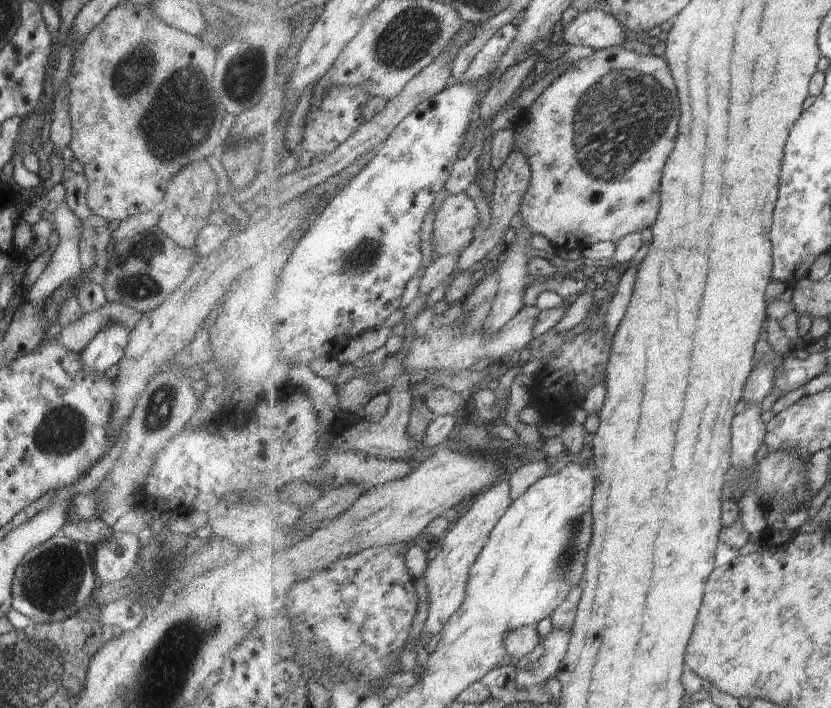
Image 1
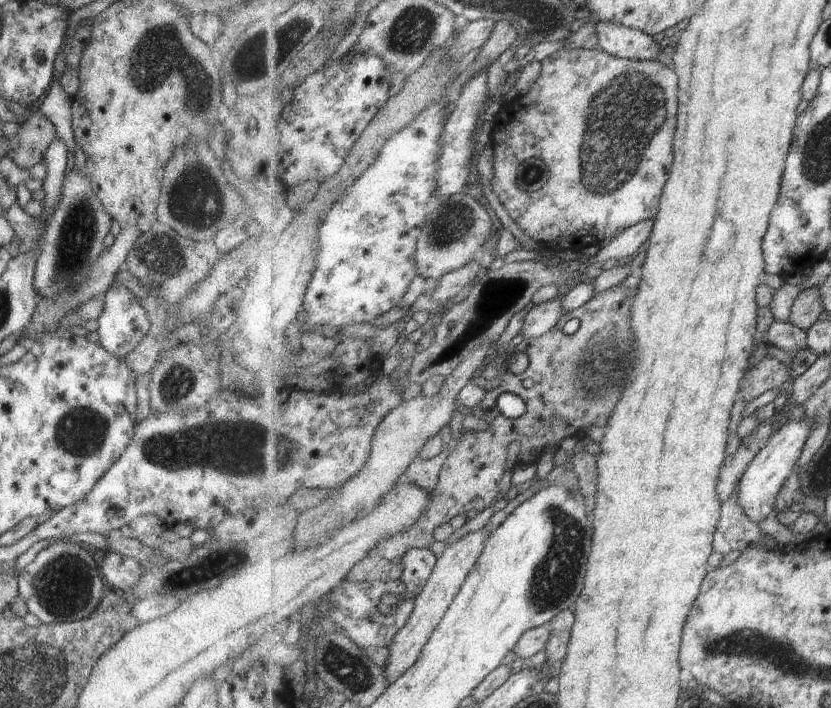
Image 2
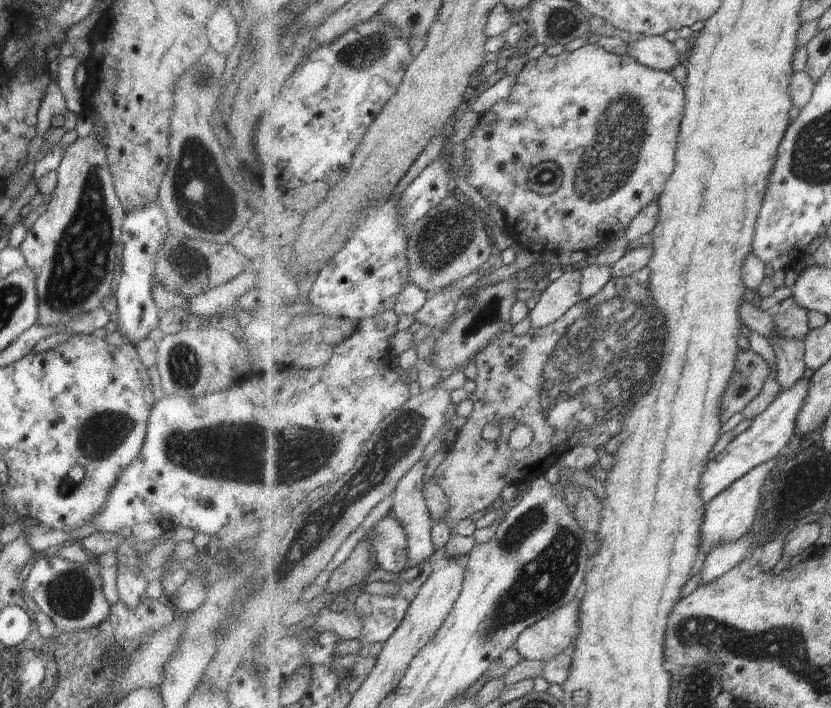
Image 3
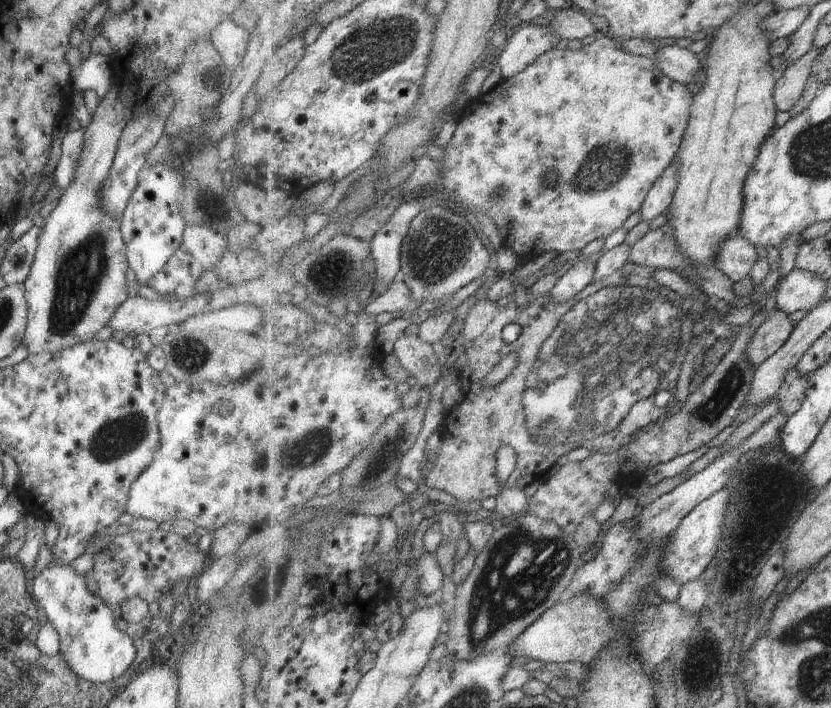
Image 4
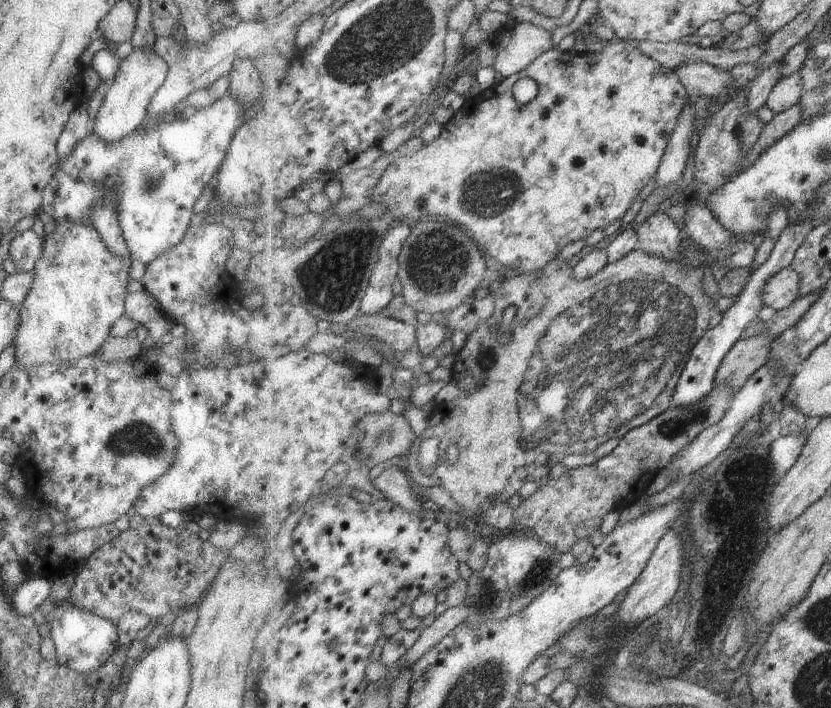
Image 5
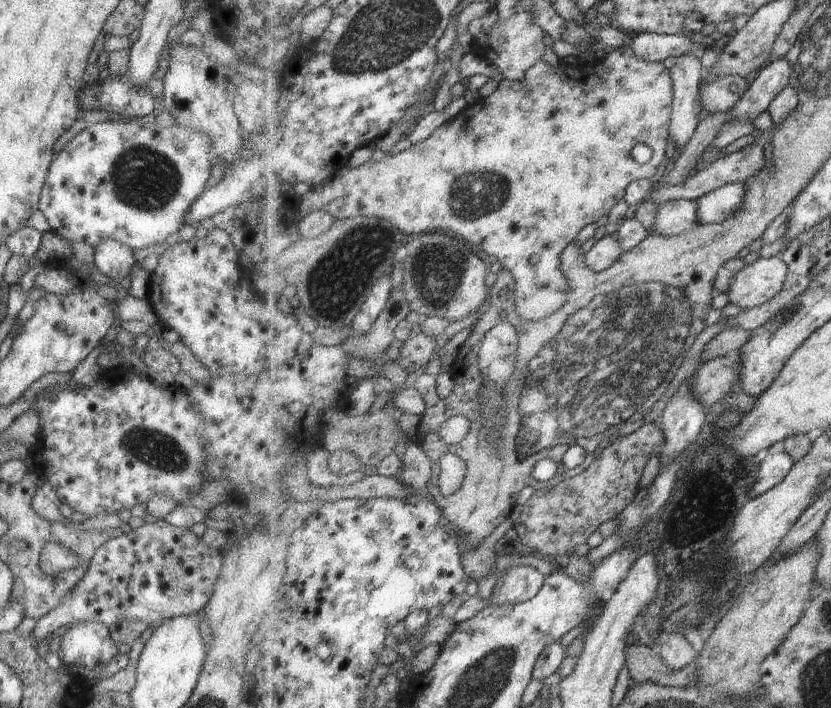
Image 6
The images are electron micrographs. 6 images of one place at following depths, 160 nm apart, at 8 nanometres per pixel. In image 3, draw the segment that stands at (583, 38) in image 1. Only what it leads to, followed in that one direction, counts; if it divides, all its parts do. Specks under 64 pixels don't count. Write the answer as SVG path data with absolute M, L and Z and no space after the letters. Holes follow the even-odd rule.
M662 35L643 36L628 43L626 54L633 56L639 64L663 71L671 71L679 66L679 52Z

